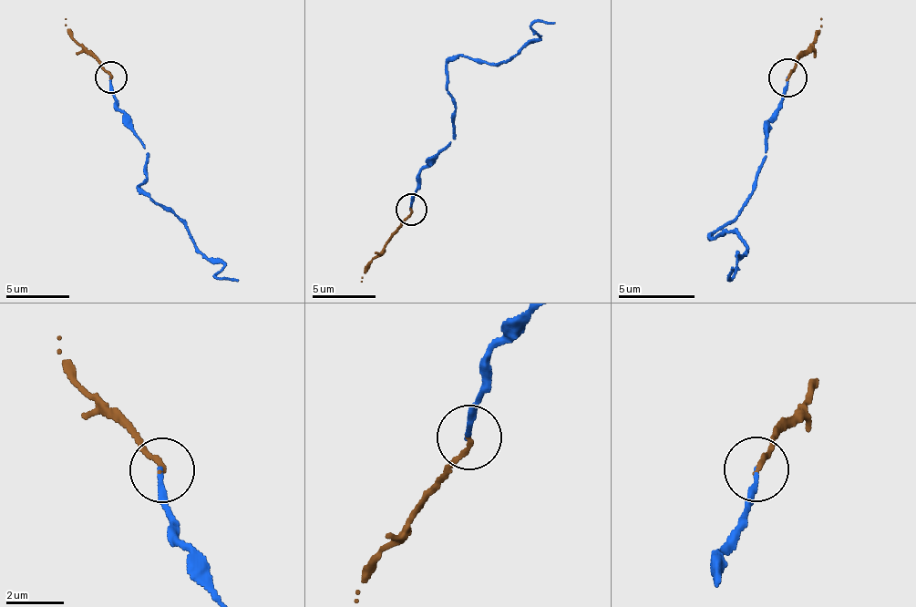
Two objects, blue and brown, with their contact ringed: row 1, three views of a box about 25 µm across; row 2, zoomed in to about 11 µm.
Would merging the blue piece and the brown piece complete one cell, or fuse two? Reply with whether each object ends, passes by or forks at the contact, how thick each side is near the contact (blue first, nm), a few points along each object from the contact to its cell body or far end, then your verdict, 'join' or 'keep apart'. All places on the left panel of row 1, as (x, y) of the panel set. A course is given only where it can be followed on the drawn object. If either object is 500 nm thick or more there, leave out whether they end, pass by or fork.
blue ends there; brown ends there; 150 nm thick on the blue side, 170 nm on the other; blue runs (110, 77), (114, 108), (147, 156), (148, 181), (138, 190), (166, 204), (222, 266), (216, 277), (239, 279); brown runs (110, 77), (93, 50), (73, 39), (66, 19); join

